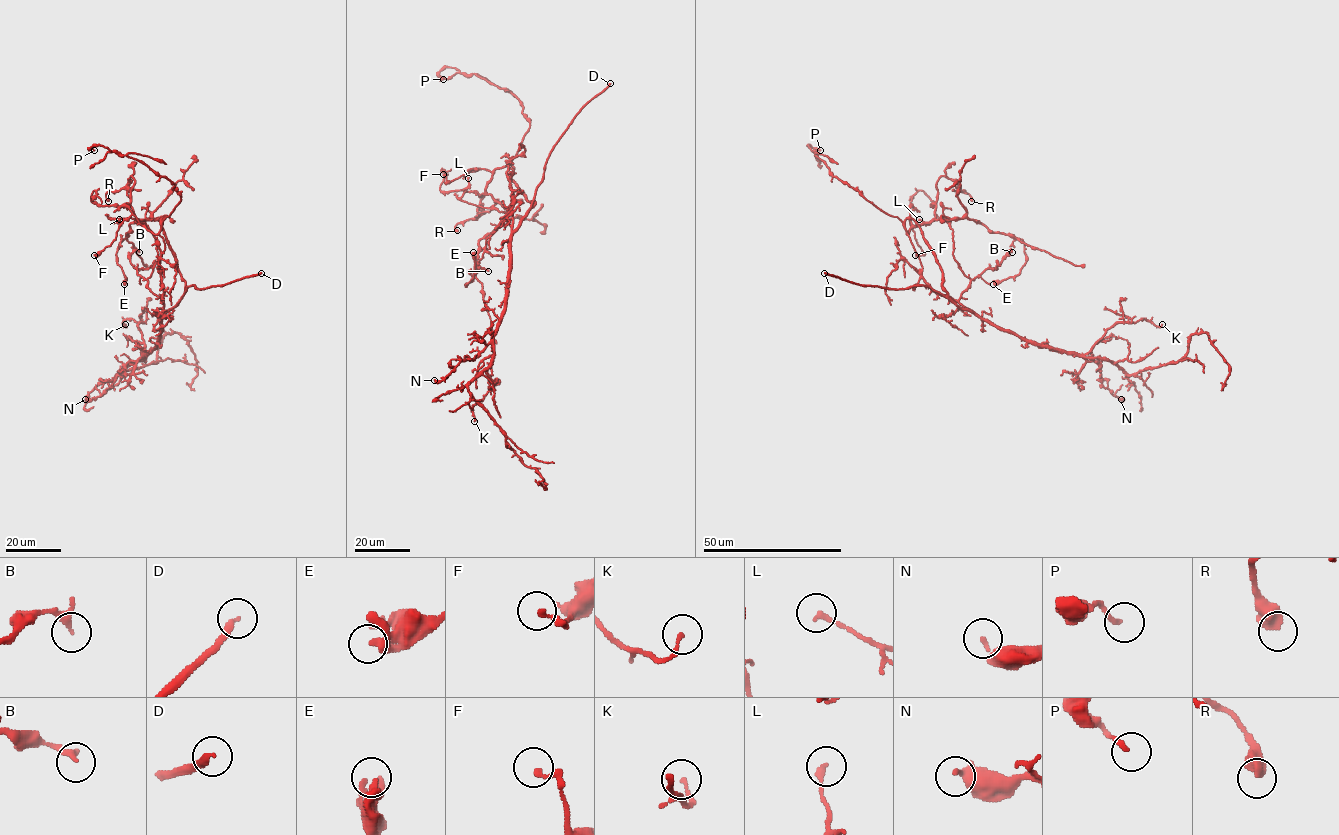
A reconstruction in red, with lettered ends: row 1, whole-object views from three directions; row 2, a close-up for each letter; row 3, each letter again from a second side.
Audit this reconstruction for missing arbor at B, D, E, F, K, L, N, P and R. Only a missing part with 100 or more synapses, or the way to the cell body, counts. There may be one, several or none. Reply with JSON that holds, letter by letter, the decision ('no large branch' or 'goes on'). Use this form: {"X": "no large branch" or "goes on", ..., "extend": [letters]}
{"B": "no large branch", "D": "goes on", "E": "no large branch", "F": "no large branch", "K": "no large branch", "L": "no large branch", "N": "no large branch", "P": "no large branch", "R": "no large branch", "extend": ["D"]}

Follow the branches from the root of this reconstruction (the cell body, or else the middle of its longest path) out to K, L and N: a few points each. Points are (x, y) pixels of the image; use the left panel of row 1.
K: (161, 321), (159, 340), (144, 354), (138, 326), (144, 322), (126, 319), (125, 324)
L: (161, 321), (163, 300), (147, 287), (158, 258), (155, 237), (142, 222), (112, 218), (119, 222), (119, 219)
N: (161, 321), (161, 336), (156, 345), (137, 360), (130, 360), (101, 395), (85, 399)

